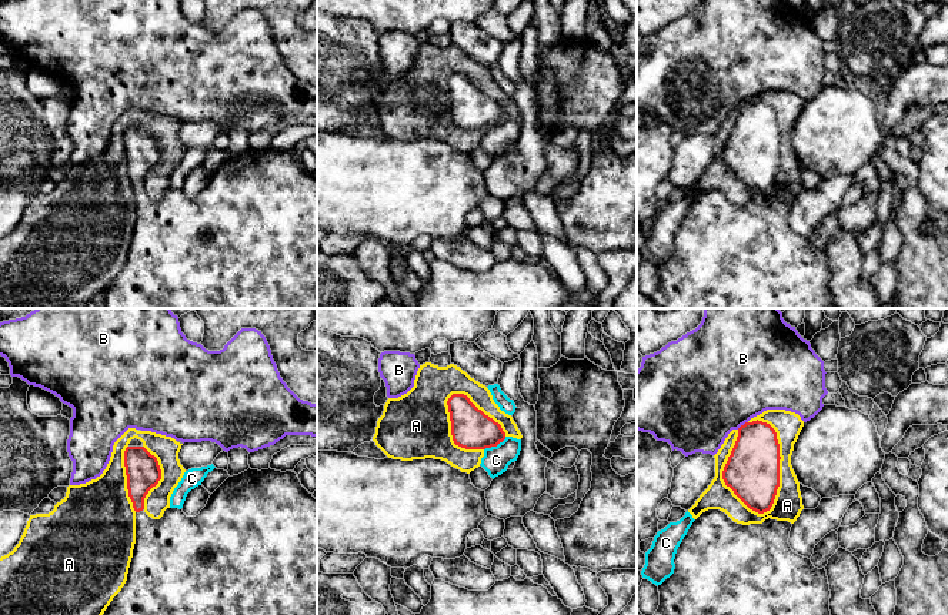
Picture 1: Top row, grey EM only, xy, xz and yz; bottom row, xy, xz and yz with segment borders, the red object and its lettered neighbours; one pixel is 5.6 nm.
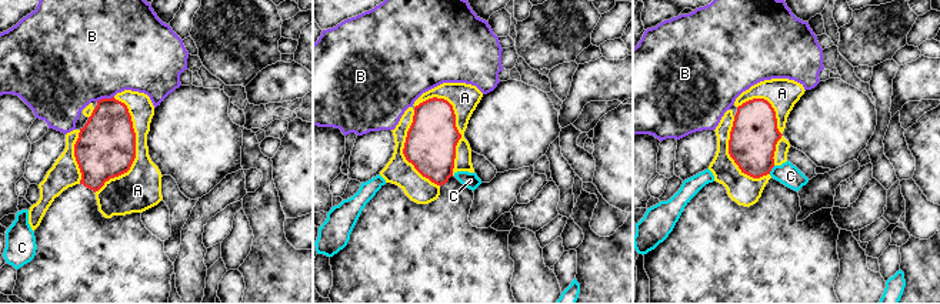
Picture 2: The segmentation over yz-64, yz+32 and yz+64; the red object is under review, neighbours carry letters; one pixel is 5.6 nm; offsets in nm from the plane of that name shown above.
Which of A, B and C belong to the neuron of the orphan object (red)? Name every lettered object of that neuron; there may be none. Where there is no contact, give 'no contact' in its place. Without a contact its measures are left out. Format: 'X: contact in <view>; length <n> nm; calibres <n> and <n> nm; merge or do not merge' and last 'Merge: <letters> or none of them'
A: contact in yz; length 550 nm; calibres 300 and 160 nm; do not merge
B: contact in yz; length 80 nm; calibres 300 and 500 nm; do not merge
C: contact in xz; length 150 nm; calibres 220 and 150 nm; do not merge
Merge: none of them

